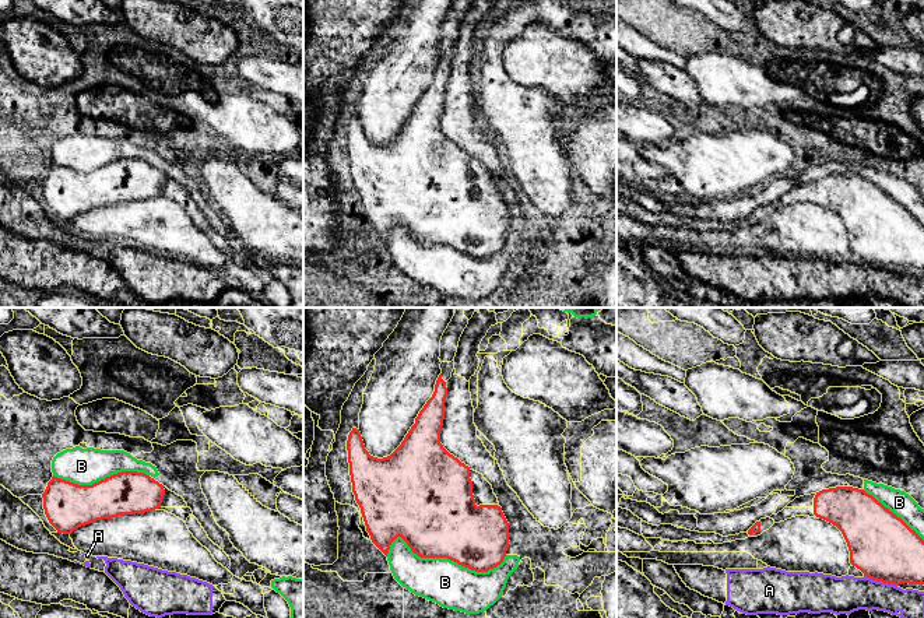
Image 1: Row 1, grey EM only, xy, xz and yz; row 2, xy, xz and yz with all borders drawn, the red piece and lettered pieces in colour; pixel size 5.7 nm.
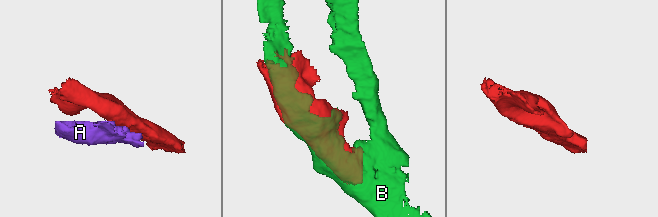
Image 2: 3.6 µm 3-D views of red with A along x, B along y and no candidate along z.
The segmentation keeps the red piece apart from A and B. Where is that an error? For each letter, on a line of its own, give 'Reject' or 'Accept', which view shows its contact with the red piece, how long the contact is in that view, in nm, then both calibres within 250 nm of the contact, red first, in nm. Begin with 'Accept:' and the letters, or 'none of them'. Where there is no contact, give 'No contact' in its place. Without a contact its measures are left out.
Accept: none of them
A: Reject. Touches red in yz. Shared border 200 nm. Thickness 380 nm (red) against 220 nm
B: Reject. Touches red in xz. Shared border 700 nm. Thickness 460 nm (red) against 260 nm

